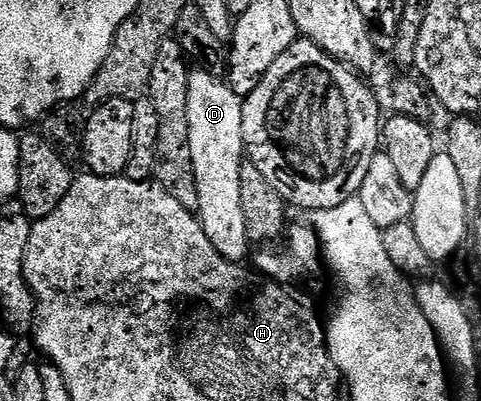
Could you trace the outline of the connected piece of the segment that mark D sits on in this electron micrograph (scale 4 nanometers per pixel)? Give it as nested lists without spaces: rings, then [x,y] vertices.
[[[205,69],[191,70],[188,77],[188,145],[192,149],[192,165],[198,190],[197,214],[200,216],[208,241],[212,241],[212,245],[220,254],[234,261],[241,260],[241,255],[246,251],[246,243],[248,244],[246,218],[240,201],[240,173],[246,149],[242,140],[244,137],[242,100],[243,96],[232,93],[225,78],[219,77],[215,72]]]

